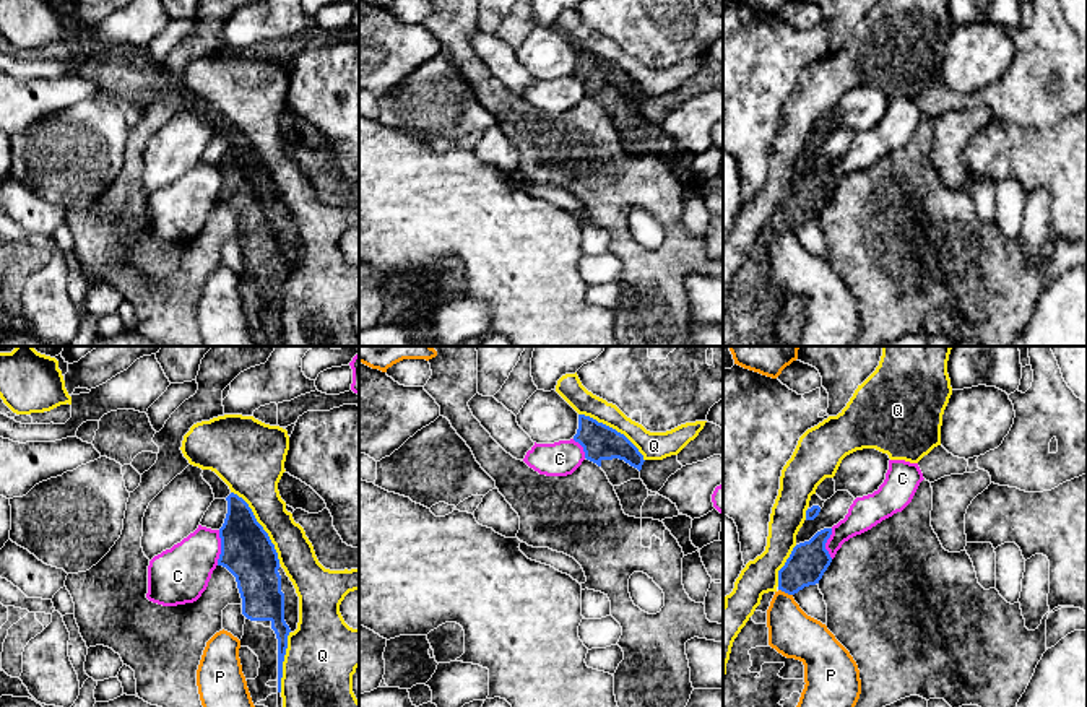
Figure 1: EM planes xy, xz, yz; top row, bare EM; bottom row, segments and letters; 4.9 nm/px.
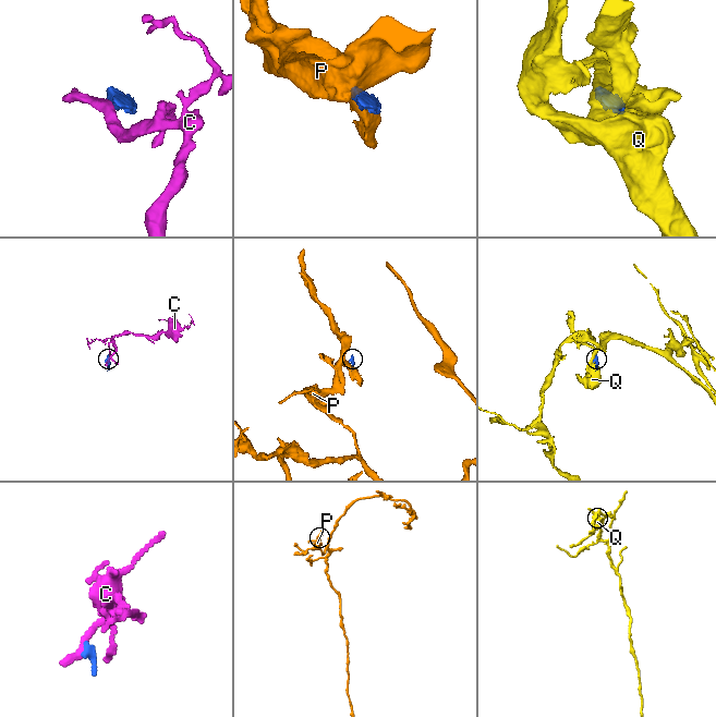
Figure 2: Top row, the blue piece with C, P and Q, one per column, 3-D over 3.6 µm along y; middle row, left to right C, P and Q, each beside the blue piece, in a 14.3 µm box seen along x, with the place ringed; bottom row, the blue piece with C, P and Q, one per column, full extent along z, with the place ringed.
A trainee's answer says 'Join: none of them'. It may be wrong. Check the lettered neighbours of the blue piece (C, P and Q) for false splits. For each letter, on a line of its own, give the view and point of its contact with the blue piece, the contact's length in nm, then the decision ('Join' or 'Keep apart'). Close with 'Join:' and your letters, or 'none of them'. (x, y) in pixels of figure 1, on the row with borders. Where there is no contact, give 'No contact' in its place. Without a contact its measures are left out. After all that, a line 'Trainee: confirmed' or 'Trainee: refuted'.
C: Touches blue at xy (221, 548). Shared border 180 nm. Keep apart
P: Touches blue at yz (785, 592). Shared border 80 nm. Keep apart
Q: Touches blue at xy (260, 525). Shared border 440 nm. Keep apart
Join: none of them
Trainee: confirmed

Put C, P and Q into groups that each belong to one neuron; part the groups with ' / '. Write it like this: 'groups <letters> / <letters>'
groups C / P / Q

